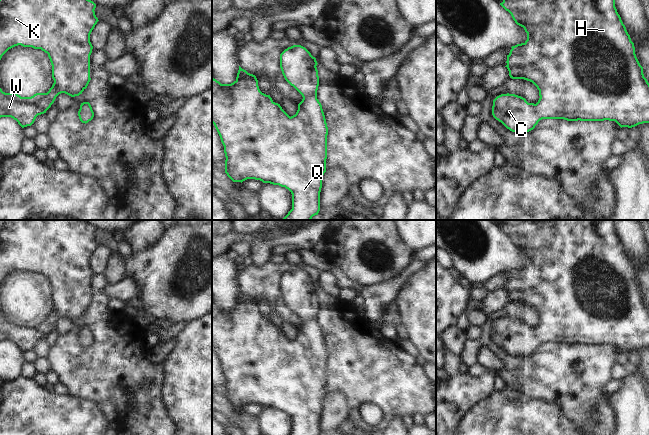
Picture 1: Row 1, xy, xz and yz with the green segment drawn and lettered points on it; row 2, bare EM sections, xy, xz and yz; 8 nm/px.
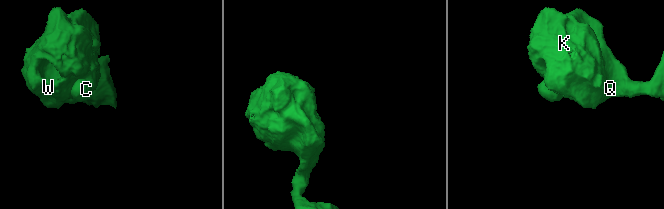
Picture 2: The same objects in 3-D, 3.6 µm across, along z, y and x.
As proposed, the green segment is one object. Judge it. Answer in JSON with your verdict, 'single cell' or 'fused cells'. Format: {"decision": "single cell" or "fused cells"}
{"decision": "single cell"}

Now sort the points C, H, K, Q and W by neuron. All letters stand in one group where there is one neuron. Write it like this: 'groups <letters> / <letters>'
groups C H K Q W

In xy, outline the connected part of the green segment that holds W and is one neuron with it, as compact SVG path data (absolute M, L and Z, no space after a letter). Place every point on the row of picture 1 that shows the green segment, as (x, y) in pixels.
M0 0L0 60L9 49L18 45L41 49L48 54L54 80L47 93L36 93L31 97L5 93L0 88L0 118L11 117L22 128L31 126L38 115L46 113L59 94L71 97L82 94L91 80L93 46L90 34L99 21L95 8L96 4L91 0Z

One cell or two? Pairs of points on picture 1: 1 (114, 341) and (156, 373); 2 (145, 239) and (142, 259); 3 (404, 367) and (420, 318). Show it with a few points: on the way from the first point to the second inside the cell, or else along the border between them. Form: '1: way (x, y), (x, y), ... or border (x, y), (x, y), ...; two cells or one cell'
1: way (118, 354), (131, 367), (143, 373); one cell
2: border (162, 232), (162, 235), (153, 244), (132, 252); two cells
3: border (409, 348), (415, 353); two cells

